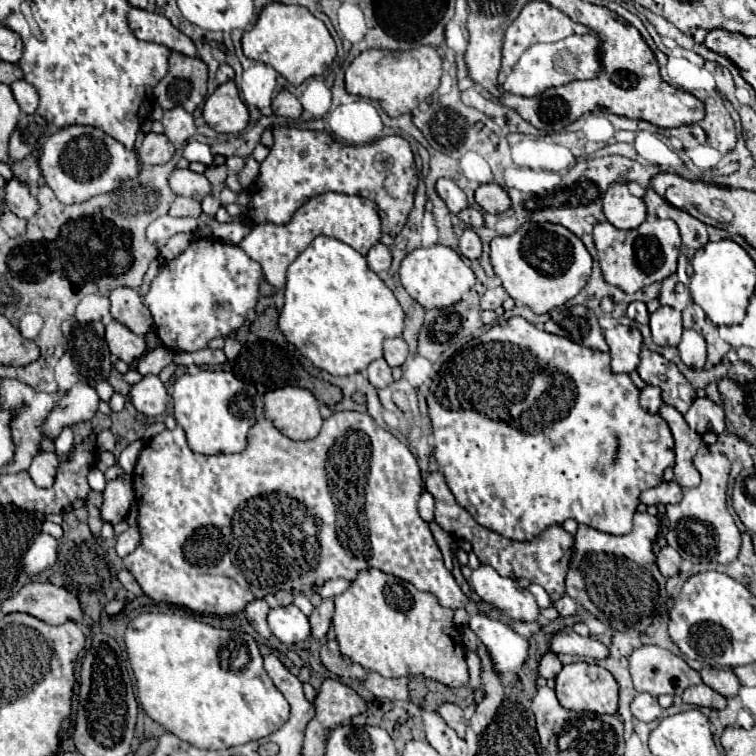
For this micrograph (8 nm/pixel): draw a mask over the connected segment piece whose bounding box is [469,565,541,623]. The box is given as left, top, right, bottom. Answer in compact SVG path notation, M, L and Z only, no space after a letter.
M479 565L471 573L471 587L479 595L481 601L501 609L507 619L533 623L539 619L539 605L535 597L521 589L515 579L501 577L493 567Z

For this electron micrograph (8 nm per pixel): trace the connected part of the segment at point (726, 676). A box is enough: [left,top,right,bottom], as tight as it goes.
[699,667,741,697]

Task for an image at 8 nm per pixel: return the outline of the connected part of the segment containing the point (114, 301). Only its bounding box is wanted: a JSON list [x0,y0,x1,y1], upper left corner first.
[111,287,153,335]

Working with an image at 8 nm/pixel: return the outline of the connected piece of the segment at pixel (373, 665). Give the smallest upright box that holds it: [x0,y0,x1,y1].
[333,569,469,687]

